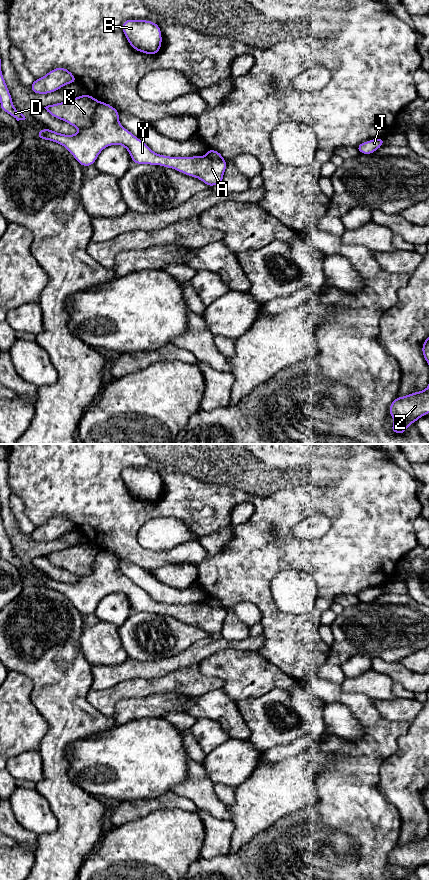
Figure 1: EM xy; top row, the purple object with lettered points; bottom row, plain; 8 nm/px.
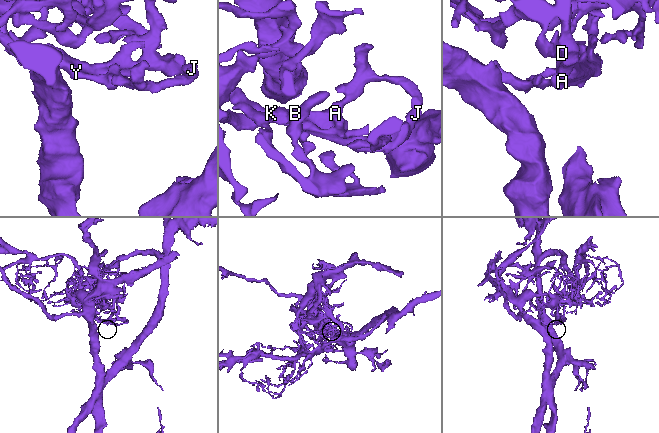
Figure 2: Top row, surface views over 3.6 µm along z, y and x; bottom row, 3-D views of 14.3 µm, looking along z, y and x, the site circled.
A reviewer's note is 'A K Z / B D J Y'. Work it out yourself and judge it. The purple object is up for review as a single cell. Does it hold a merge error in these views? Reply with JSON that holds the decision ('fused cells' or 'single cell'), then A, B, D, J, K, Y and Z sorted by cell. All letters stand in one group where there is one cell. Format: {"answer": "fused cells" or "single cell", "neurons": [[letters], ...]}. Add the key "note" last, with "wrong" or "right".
{"answer": "fused cells", "neurons": [["A", "B", "D", "Y"], ["J", "K", "Z"]], "note": "wrong"}

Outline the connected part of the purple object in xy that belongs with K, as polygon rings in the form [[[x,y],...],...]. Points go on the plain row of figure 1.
[[[85,541],[65,550],[44,555],[53,565],[78,576],[85,577],[93,572],[99,549]]]

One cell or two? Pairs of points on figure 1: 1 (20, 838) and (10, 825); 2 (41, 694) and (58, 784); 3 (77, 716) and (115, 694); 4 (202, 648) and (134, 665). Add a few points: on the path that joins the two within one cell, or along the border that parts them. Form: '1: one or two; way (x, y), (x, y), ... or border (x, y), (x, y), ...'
1: one; way (19, 835), (12, 828)
2: one; way (56, 716), (56, 762)
3: two; border (90, 689), (87, 700), (100, 712), (112, 717)
4: one; way (185, 658), (162, 667), (151, 667)

